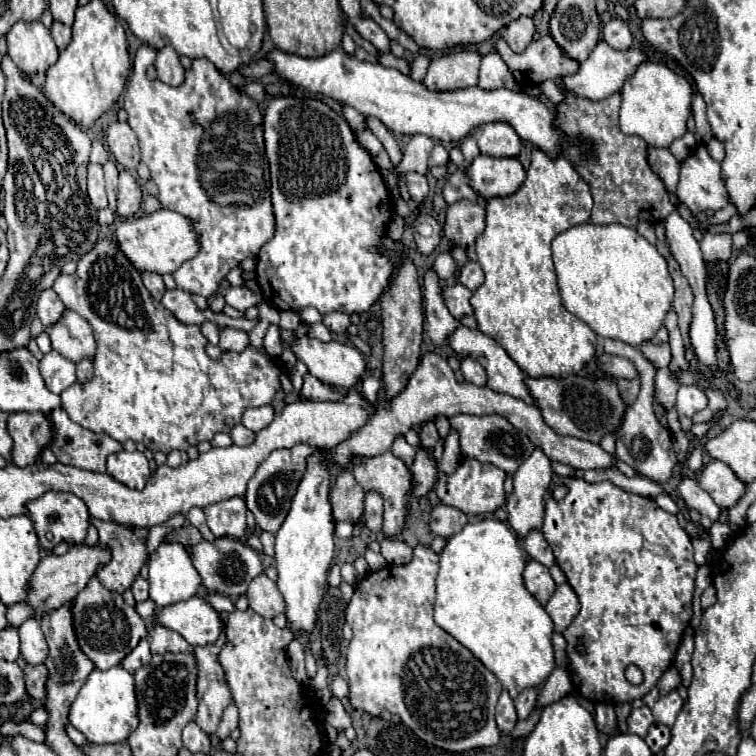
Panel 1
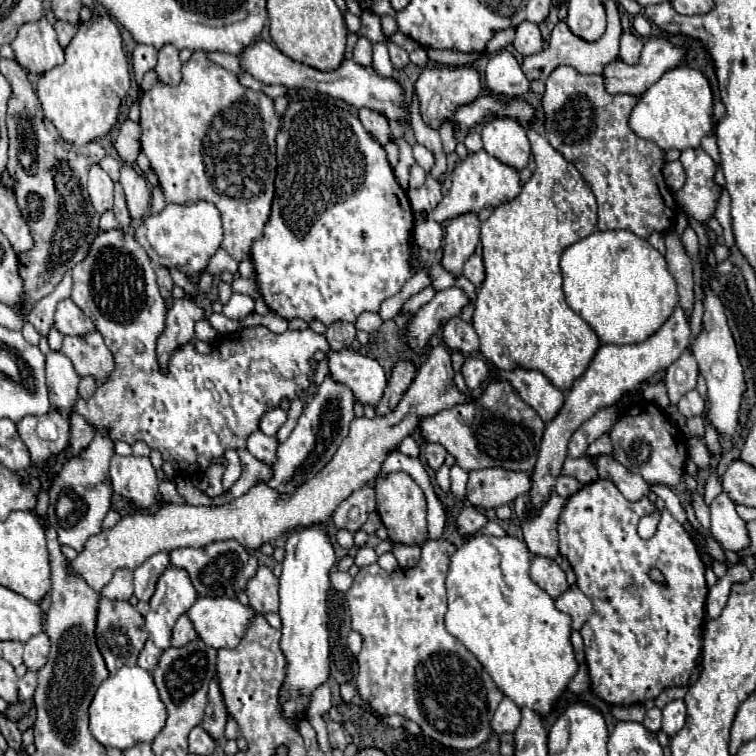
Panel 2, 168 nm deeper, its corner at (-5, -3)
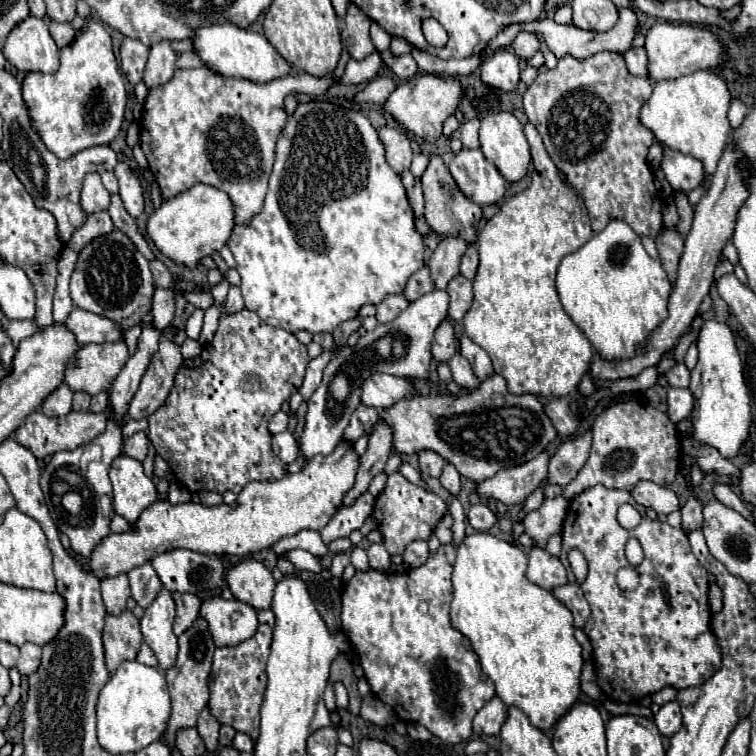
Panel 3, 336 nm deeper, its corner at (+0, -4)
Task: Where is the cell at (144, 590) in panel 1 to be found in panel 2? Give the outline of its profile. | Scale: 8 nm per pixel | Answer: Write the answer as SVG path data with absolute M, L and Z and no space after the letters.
M168 553L152 555L134 571L134 595L140 601L148 601L156 589L156 581L168 567Z

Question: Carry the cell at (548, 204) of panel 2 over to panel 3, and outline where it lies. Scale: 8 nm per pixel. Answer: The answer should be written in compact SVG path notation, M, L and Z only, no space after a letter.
M533 124L525 126L525 136L529 140L531 158L535 164L533 180L527 190L501 202L497 214L487 220L481 234L477 236L481 262L473 280L475 300L471 310L463 318L463 330L489 354L495 372L507 380L509 392L543 394L547 398L569 398L569 394L577 390L577 384L583 374L589 370L593 346L583 334L583 330L563 310L555 290L555 272L559 262L567 254L581 248L593 236L593 230L589 226L583 196L577 194L571 186L567 188L565 176L549 158L543 140Z

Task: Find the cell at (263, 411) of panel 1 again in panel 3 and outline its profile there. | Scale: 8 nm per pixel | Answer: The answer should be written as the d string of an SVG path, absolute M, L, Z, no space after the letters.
M279 410L279 412L269 420L269 432L271 432L271 434L279 434L279 432L287 430L287 424L289 424L289 416Z

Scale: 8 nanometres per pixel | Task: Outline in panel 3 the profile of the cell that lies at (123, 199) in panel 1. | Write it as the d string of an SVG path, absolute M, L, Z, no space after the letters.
M119 162L115 166L115 176L119 180L119 196L121 196L123 204L125 204L125 210L133 218L139 218L139 214L143 212L143 188L141 188L141 182L137 180L133 170L125 162Z

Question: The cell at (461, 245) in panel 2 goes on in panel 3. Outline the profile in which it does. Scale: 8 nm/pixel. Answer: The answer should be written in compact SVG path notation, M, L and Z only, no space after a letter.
M443 236L439 240L439 246L429 258L429 270L433 276L435 288L439 290L447 288L447 284L459 274L459 262L467 248L469 244L461 240L461 236Z

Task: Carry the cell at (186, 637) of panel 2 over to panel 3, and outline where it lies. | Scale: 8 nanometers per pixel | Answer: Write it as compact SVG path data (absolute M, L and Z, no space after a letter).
M175 592L173 598L177 604L177 616L175 616L173 632L175 632L175 636L181 636L187 628L191 628L193 620L197 620L201 600L189 592Z

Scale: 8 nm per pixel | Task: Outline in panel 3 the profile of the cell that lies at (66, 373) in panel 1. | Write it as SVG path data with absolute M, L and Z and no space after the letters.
M63 382L59 388L55 388L41 404L41 412L47 416L65 416L71 412L71 388Z

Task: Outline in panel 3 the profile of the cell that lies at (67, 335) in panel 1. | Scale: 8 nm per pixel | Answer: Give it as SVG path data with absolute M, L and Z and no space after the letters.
M125 342L83 344L65 368L65 382L73 392L83 390L93 396L115 382L127 358Z

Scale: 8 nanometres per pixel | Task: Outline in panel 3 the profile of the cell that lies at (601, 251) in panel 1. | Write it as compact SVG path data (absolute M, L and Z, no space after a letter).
M611 220L603 232L595 234L577 252L567 254L557 268L557 292L565 312L585 332L599 356L607 360L631 358L635 354L635 348L667 318L671 290L673 286L669 284L661 262L645 252L641 238L623 220Z

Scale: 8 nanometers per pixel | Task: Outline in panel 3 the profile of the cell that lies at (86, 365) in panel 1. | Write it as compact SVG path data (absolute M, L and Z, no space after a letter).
M75 392L73 394L73 410L87 412L89 410L89 402L91 402L91 396L87 392Z

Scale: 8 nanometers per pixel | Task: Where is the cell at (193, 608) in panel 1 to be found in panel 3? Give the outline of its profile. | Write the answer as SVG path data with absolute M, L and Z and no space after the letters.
M207 598L201 602L199 616L207 622L217 648L237 646L257 632L257 610L241 600Z

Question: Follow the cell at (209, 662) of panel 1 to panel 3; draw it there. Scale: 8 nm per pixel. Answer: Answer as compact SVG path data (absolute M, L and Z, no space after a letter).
M205 706L201 710L201 714L199 714L197 730L199 730L199 734L201 734L201 738L203 738L203 742L205 742L209 752L217 750L217 746L219 746L219 728L221 728L221 724L215 720L215 716Z

